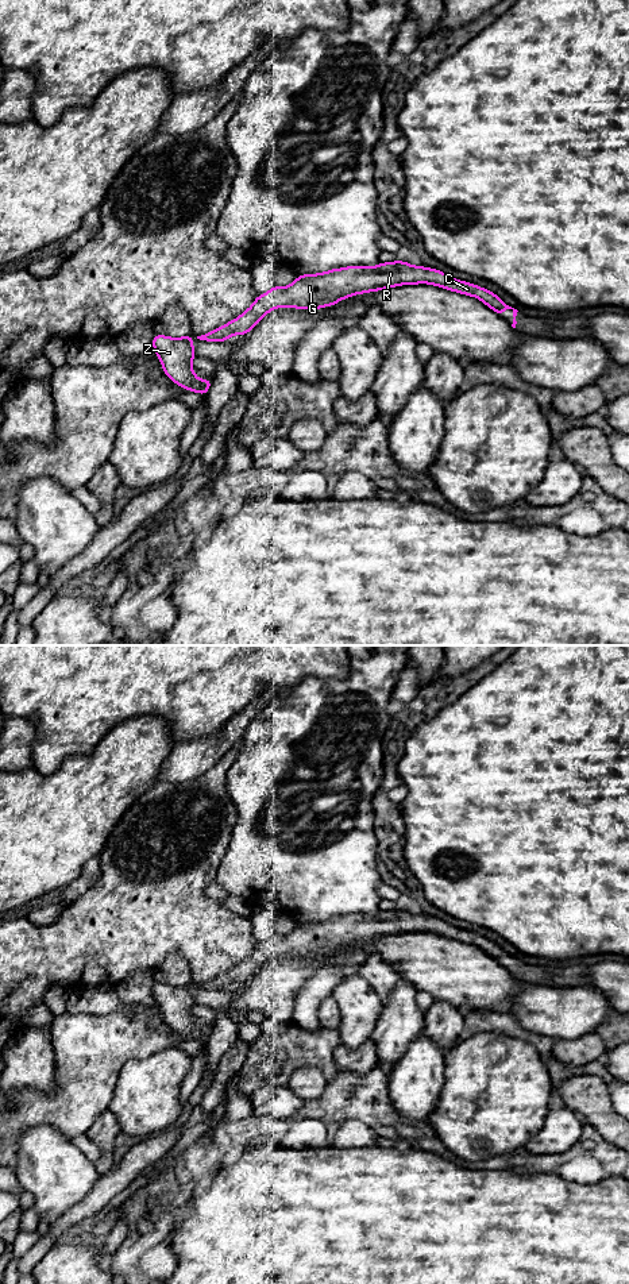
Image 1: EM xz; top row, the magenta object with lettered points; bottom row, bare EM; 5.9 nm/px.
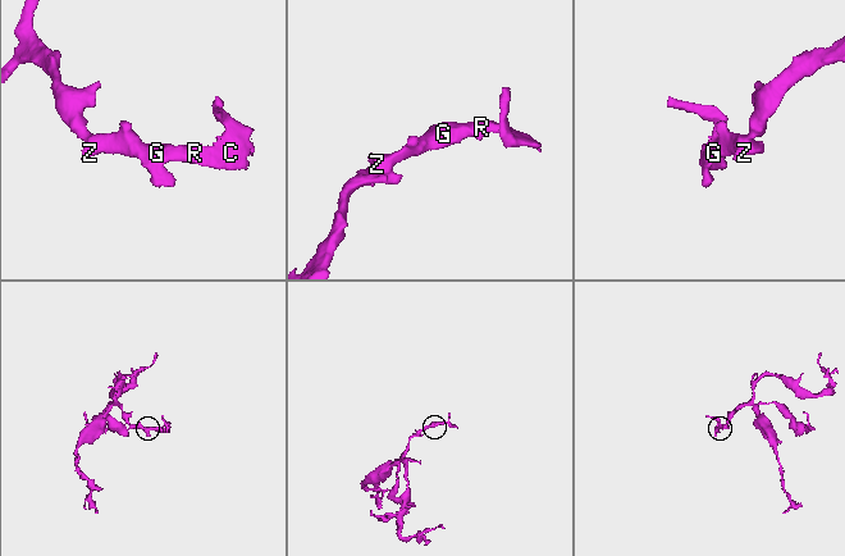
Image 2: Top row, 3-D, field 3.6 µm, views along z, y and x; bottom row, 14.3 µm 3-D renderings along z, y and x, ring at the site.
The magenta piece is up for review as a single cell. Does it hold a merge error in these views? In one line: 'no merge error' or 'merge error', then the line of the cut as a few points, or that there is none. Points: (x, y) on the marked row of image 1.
no merge error | no cut

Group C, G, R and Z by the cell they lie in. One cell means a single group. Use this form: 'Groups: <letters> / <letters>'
Groups: C G R Z

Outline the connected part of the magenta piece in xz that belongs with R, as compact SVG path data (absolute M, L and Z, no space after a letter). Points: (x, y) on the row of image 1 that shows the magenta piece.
M395 261L390 263L381 262L378 266L348 266L343 269L332 269L320 274L302 274L296 278L293 284L286 288L273 286L267 293L261 294L255 298L254 304L243 312L235 320L213 329L212 332L197 336L197 339L204 342L225 342L232 335L246 335L248 333L271 309L292 306L296 309L320 309L323 306L332 306L343 298L348 298L355 294L383 290L400 285L416 285L416 284L429 284L447 290L454 290L466 296L472 296L485 302L489 308L502 316L505 309L513 311L513 324L516 328L517 309L506 305L498 296L491 293L485 288L472 285L464 281L459 281L448 277L443 271L436 269L425 269L424 266L412 266L408 262Z

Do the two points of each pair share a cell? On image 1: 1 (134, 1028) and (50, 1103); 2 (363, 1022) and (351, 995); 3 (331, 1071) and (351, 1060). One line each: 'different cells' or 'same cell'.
1: same cell
2: same cell
3: different cells

